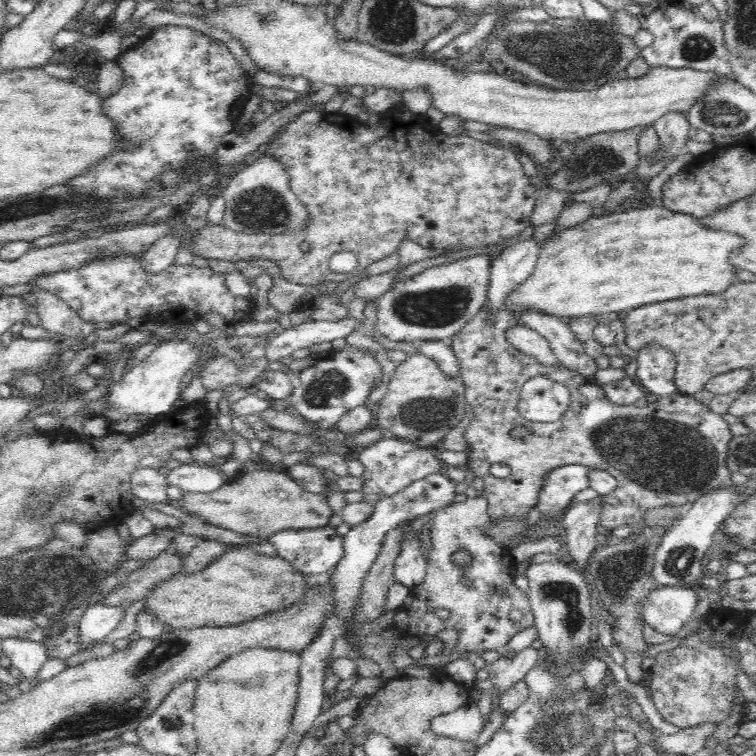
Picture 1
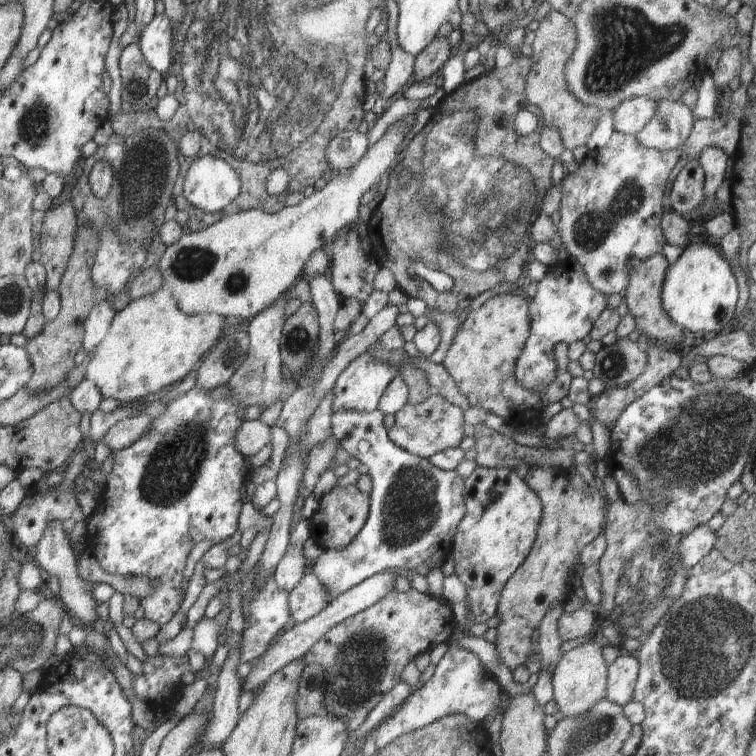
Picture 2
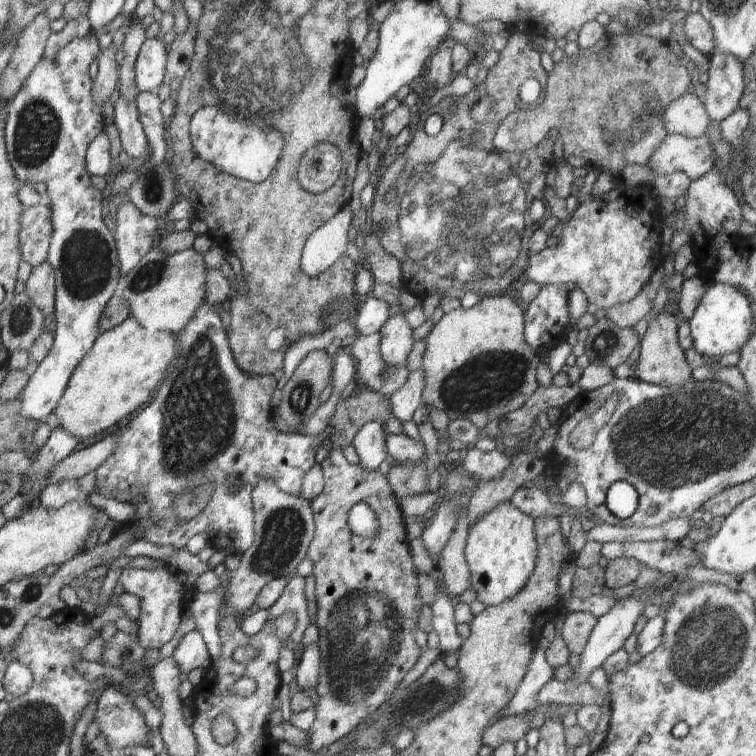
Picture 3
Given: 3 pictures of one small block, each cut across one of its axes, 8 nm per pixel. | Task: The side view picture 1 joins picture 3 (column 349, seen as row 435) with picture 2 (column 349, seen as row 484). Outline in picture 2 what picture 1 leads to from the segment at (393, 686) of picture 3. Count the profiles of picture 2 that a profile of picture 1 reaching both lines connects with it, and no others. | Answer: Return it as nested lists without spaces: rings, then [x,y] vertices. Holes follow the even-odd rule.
[[[357,485],[334,486],[322,494],[320,500],[309,504],[306,517],[309,520],[310,538],[324,550],[342,550],[362,530],[369,514],[370,496],[358,489]],[[415,589],[404,594],[402,591],[394,590],[372,607],[330,628],[330,631],[326,632],[302,658],[302,664],[304,666],[320,664],[324,668],[328,677],[324,708],[326,712],[342,718],[346,722],[346,732],[352,733],[362,726],[368,714],[393,686],[401,682],[401,673],[407,664],[419,655],[430,653],[440,644],[447,643],[458,628],[453,608],[446,599],[422,595]]]

